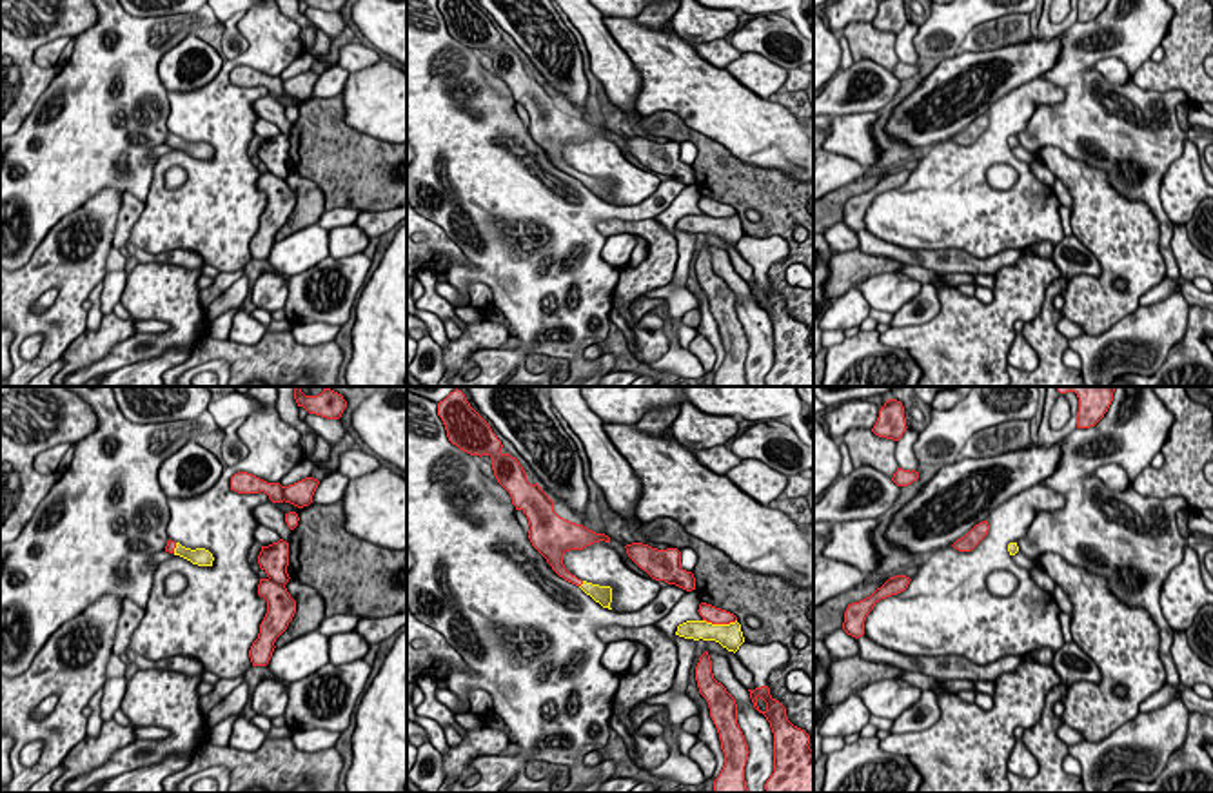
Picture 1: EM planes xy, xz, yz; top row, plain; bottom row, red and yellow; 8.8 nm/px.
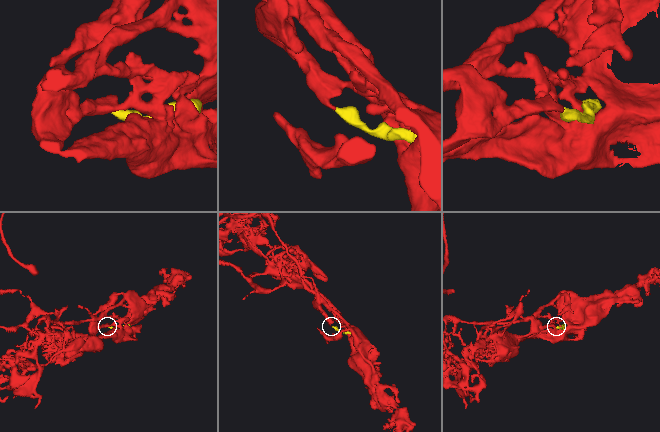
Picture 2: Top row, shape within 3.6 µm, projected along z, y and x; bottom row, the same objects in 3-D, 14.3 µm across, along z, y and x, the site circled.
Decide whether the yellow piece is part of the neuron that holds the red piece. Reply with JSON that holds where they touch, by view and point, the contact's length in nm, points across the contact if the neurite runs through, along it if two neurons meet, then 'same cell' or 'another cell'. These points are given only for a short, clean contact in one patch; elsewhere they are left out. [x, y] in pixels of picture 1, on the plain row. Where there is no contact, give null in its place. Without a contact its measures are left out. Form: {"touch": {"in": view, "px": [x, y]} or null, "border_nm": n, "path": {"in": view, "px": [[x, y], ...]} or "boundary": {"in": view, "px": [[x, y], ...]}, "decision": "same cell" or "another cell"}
{"touch": {"in": "xz", "px": [719, 216]}, "border_nm": 300, "decision": "same cell"}

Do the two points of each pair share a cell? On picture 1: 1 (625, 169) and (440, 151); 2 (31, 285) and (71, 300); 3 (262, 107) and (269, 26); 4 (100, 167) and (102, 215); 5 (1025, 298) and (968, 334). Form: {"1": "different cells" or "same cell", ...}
{"1": "different cells", "2": "same cell", "3": "different cells", "4": "different cells", "5": "same cell"}

